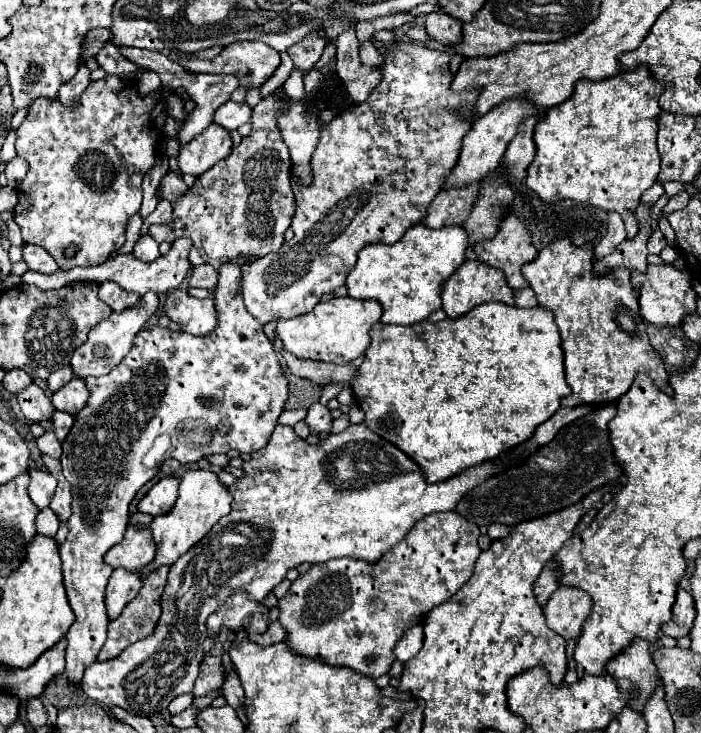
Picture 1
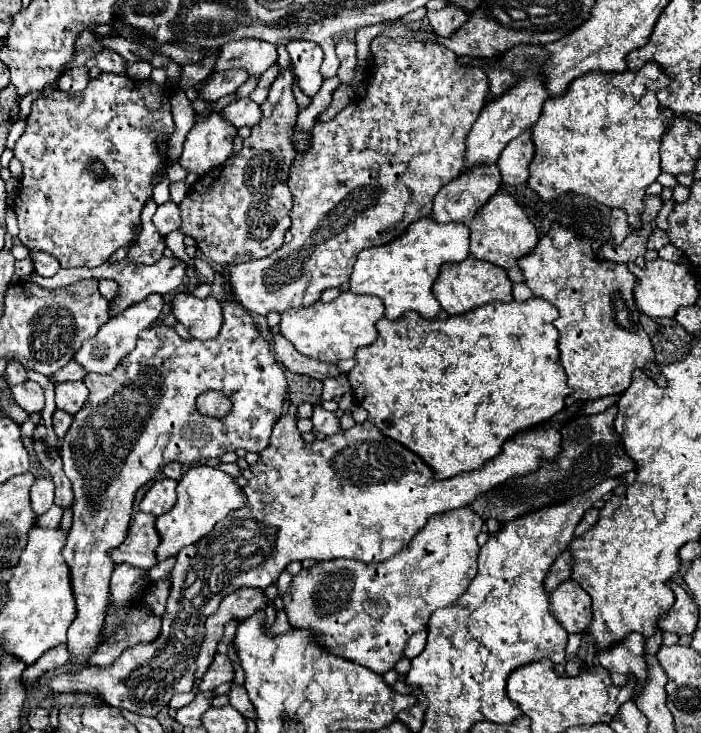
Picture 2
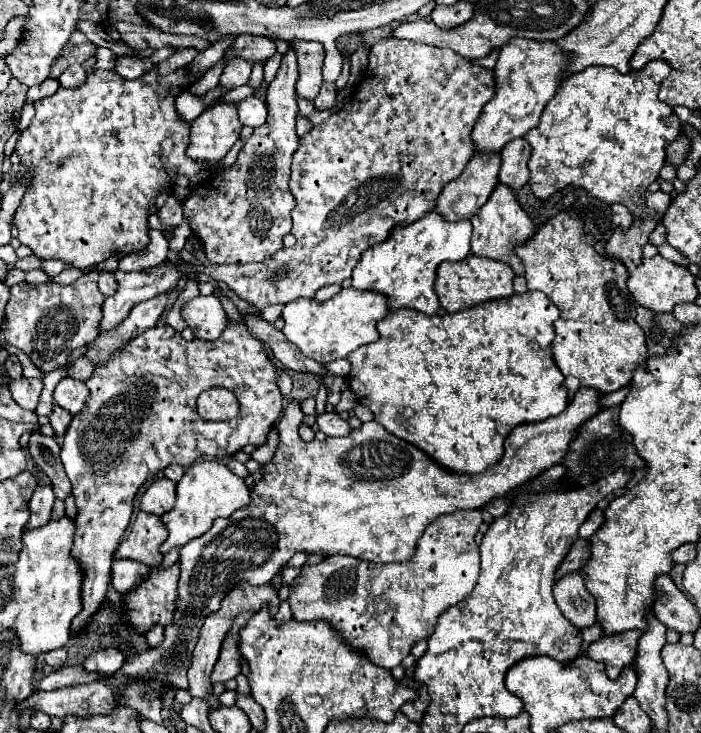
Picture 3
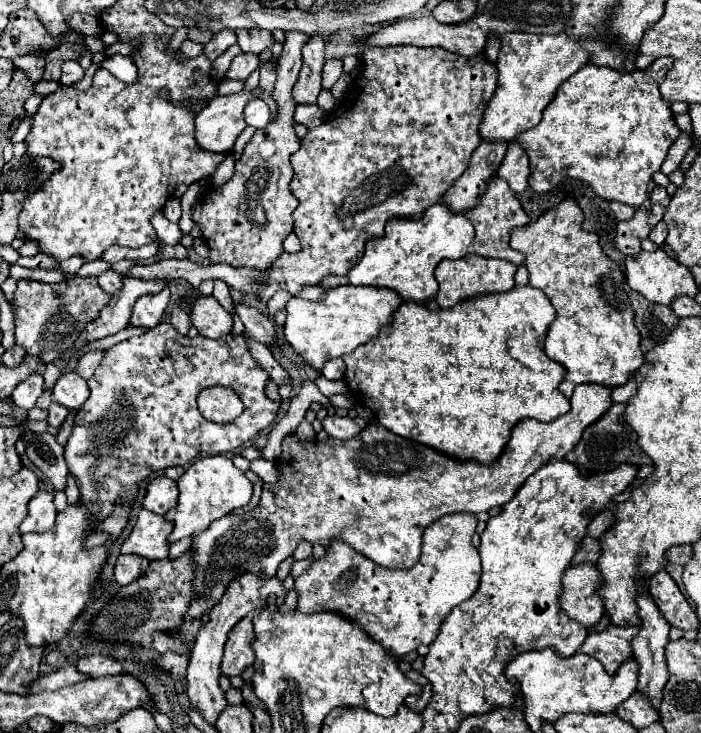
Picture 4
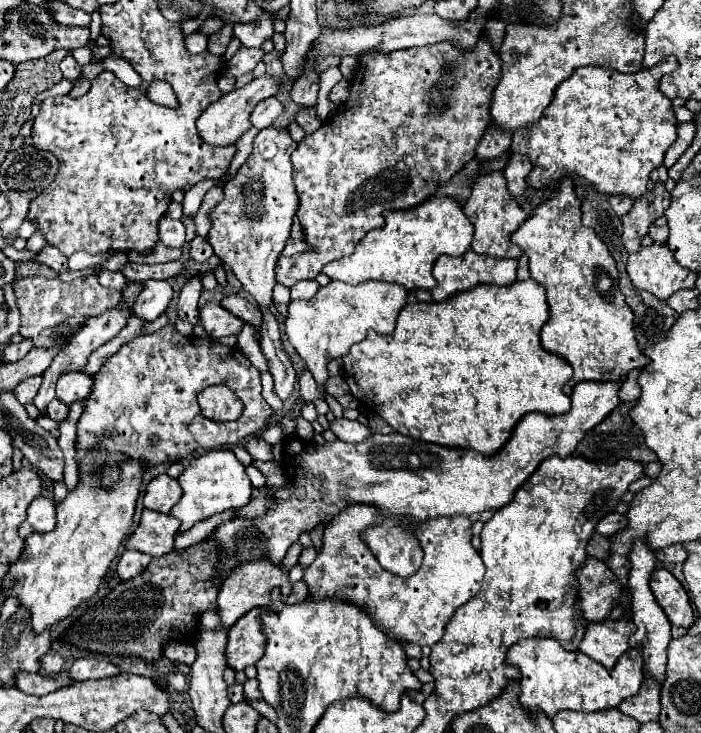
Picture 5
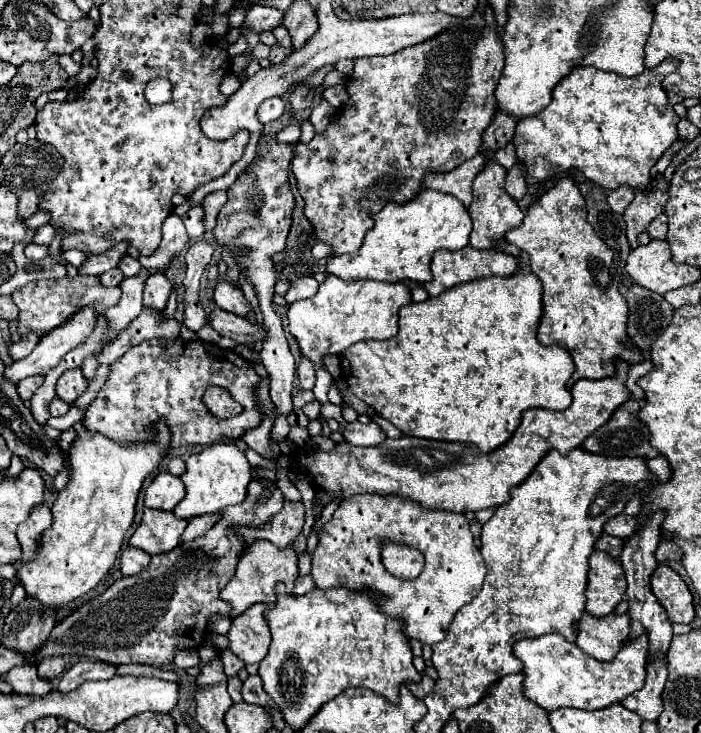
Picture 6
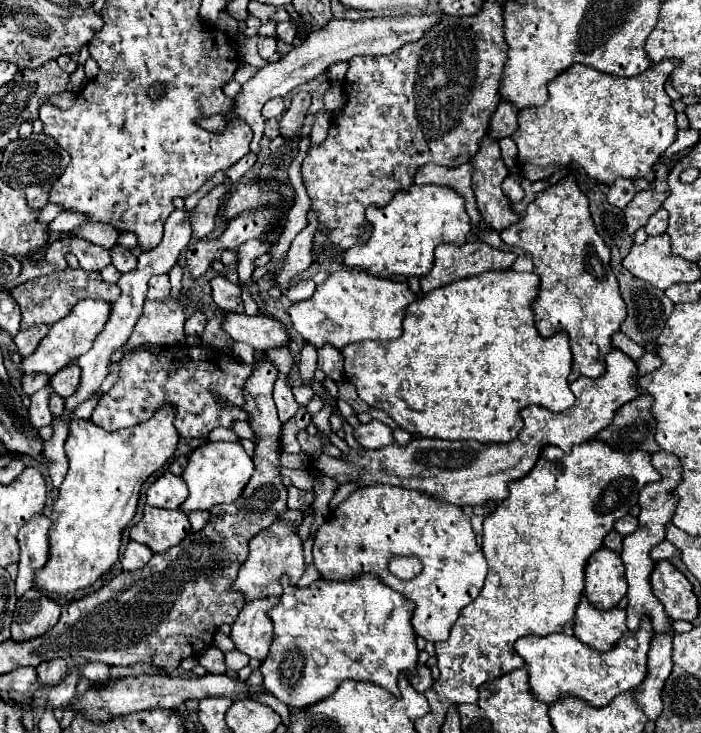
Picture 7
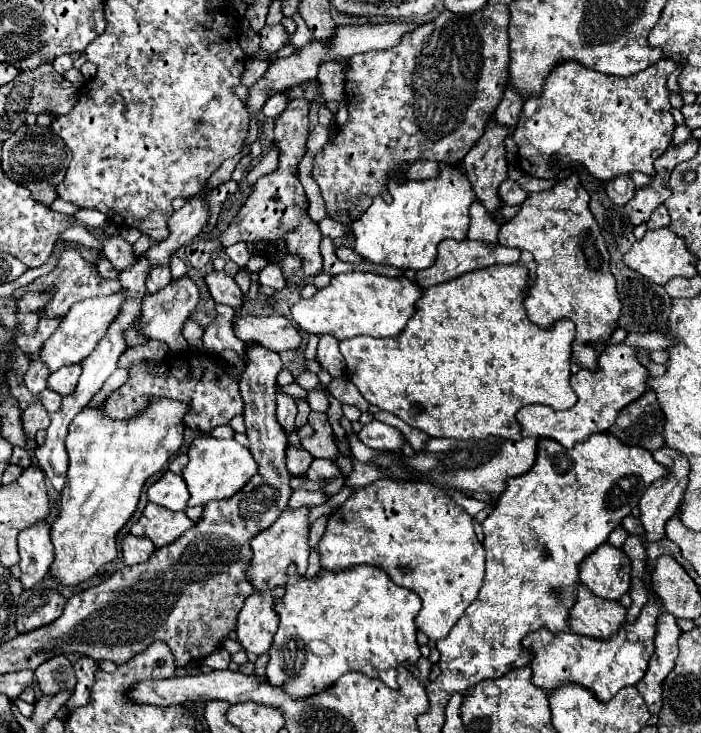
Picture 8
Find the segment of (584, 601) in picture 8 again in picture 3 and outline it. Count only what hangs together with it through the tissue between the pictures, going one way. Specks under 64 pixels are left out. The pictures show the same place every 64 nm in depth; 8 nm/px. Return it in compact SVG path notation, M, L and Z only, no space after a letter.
M628 630L616 636L602 636L588 648L588 656L596 662L602 662L606 666L608 678L616 680L626 666L634 668L640 636L640 630Z

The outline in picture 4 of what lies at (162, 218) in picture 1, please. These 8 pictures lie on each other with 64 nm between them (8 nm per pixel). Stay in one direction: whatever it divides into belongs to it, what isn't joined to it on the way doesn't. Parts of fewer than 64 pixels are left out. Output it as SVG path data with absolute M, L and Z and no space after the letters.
M170 198L166 204L166 218L170 220L170 222L178 222L180 220L180 216L182 216L182 210L180 210L180 200L178 198Z

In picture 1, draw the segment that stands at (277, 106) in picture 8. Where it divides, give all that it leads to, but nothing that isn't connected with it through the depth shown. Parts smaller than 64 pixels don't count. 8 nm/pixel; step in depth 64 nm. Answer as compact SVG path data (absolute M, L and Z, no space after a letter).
M228 100L226 104L222 104L216 114L214 114L214 124L226 128L226 130L236 130L242 124L250 122L252 118L252 108L248 108L244 102L236 104L232 100Z

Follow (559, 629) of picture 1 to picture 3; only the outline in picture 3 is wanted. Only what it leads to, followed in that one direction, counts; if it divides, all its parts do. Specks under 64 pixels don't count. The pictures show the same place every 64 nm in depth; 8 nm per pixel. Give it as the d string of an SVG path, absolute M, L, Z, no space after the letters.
M580 572L566 574L560 582L554 584L554 600L562 616L576 626L578 630L596 624L596 604L594 596L584 588L584 578Z

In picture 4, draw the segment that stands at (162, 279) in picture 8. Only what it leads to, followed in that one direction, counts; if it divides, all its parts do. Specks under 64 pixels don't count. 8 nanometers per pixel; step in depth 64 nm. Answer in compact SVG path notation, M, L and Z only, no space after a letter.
M164 288L164 292L156 294L156 296L144 296L136 302L134 310L132 310L132 316L130 316L130 326L140 326L140 328L154 328L162 316L164 316L164 310L168 306L168 300L170 300L170 290Z

